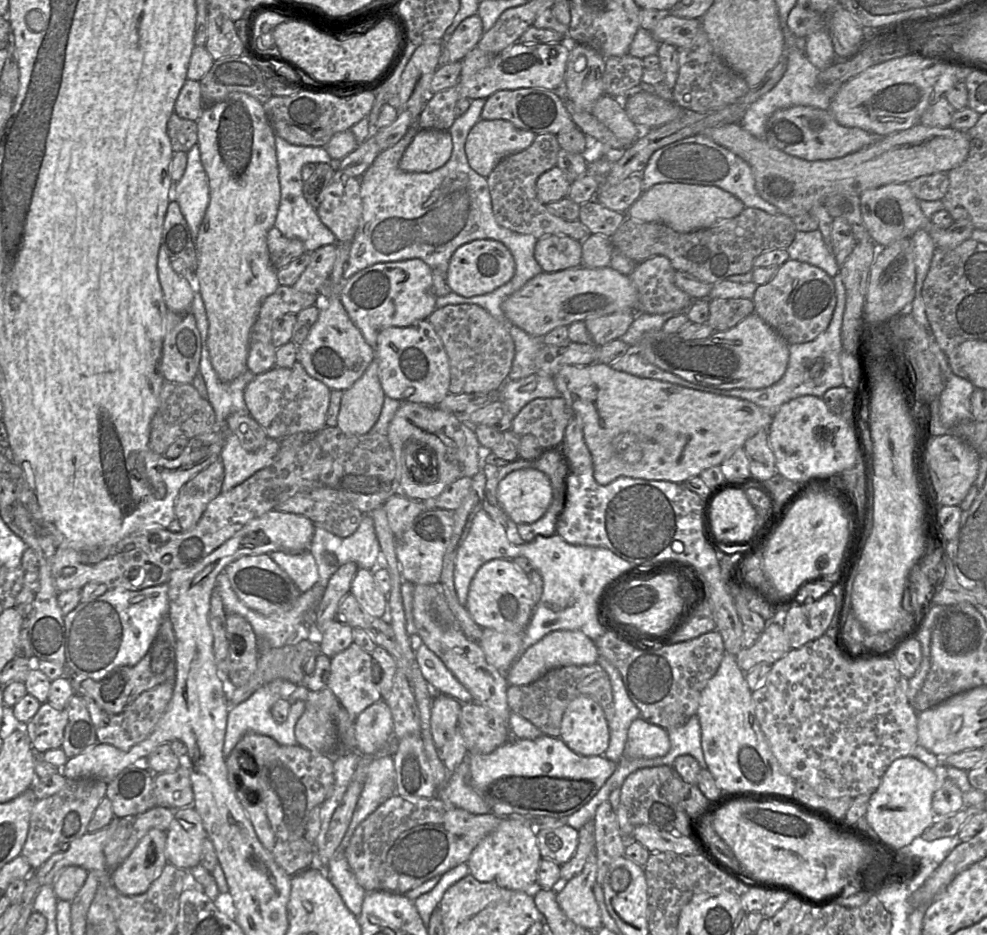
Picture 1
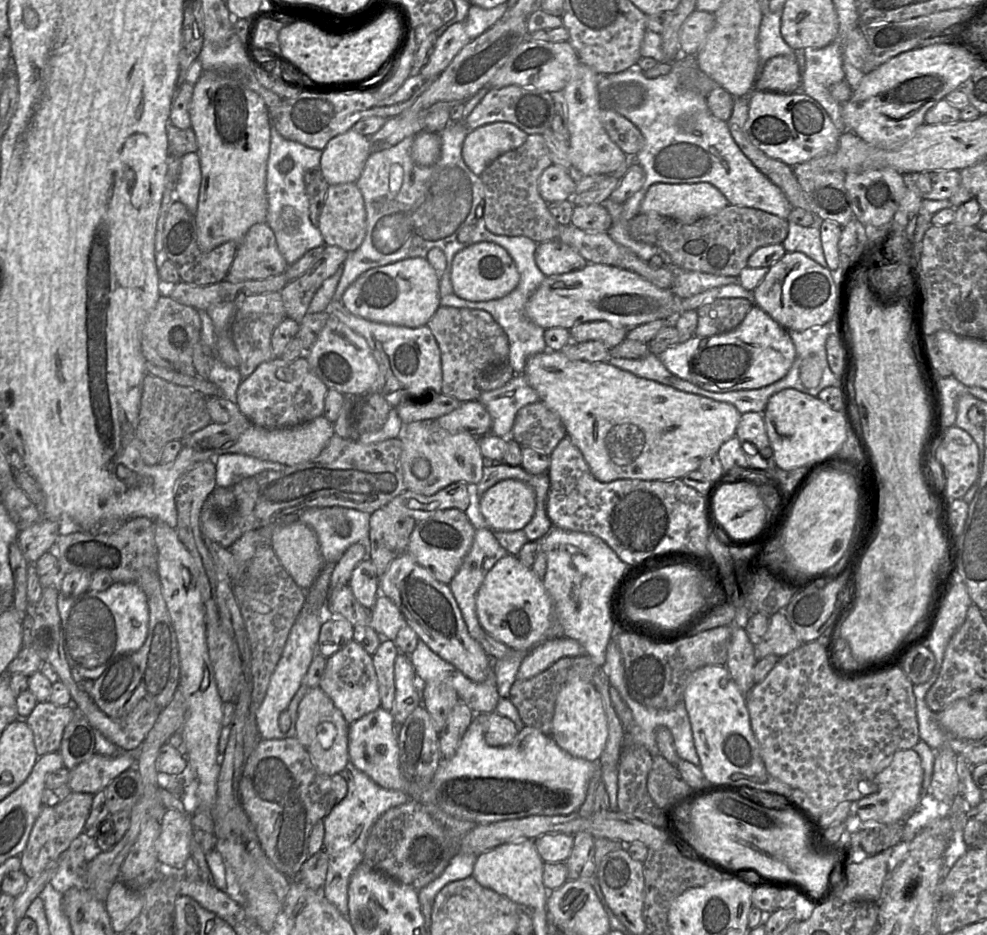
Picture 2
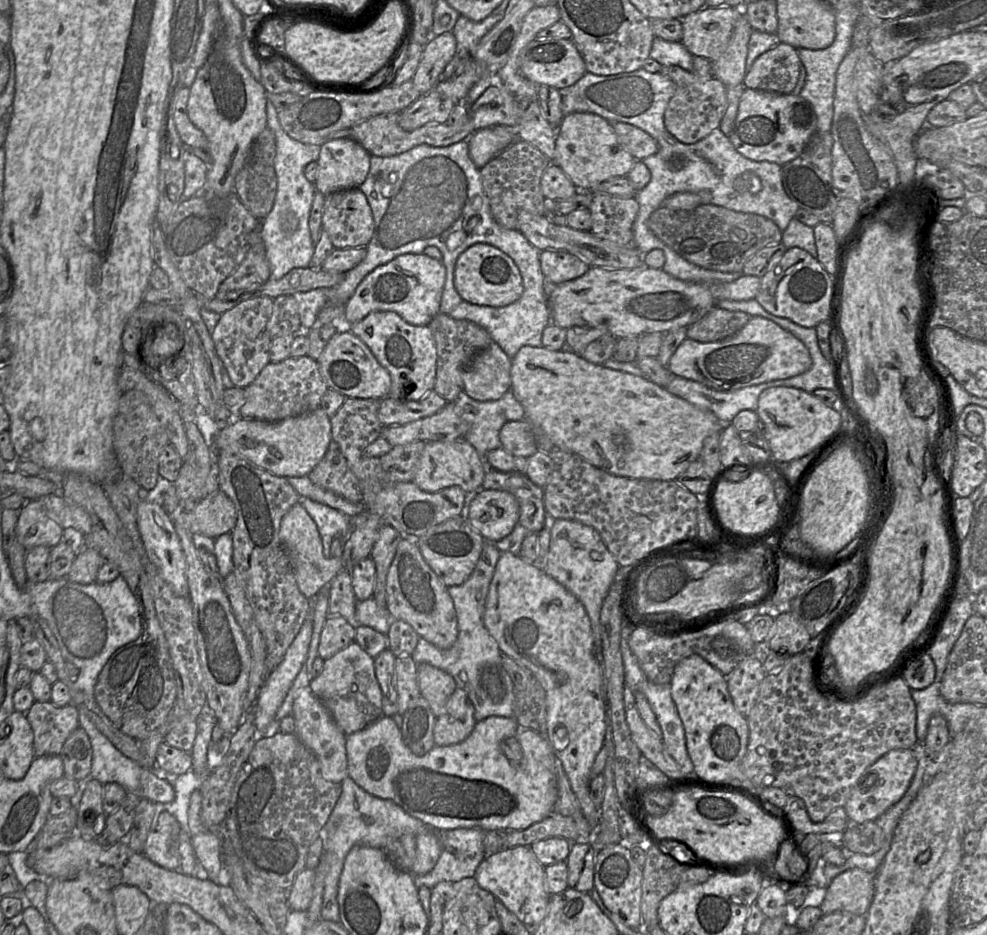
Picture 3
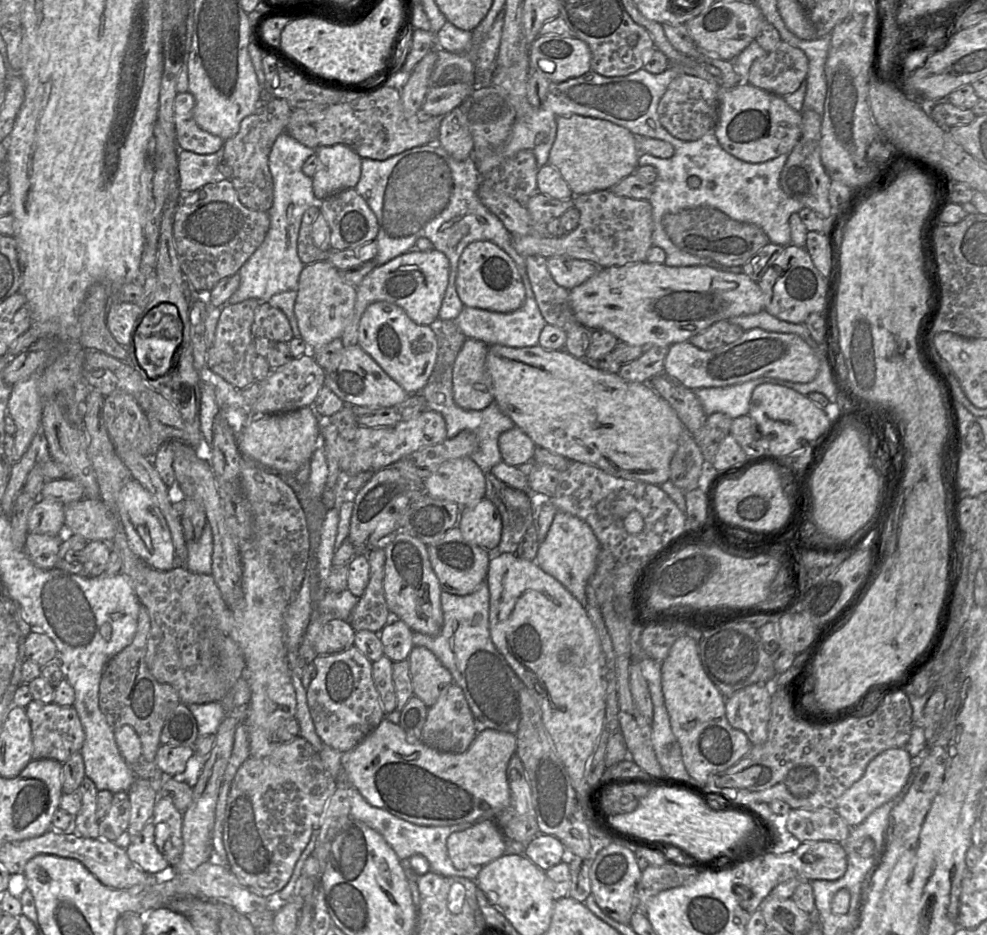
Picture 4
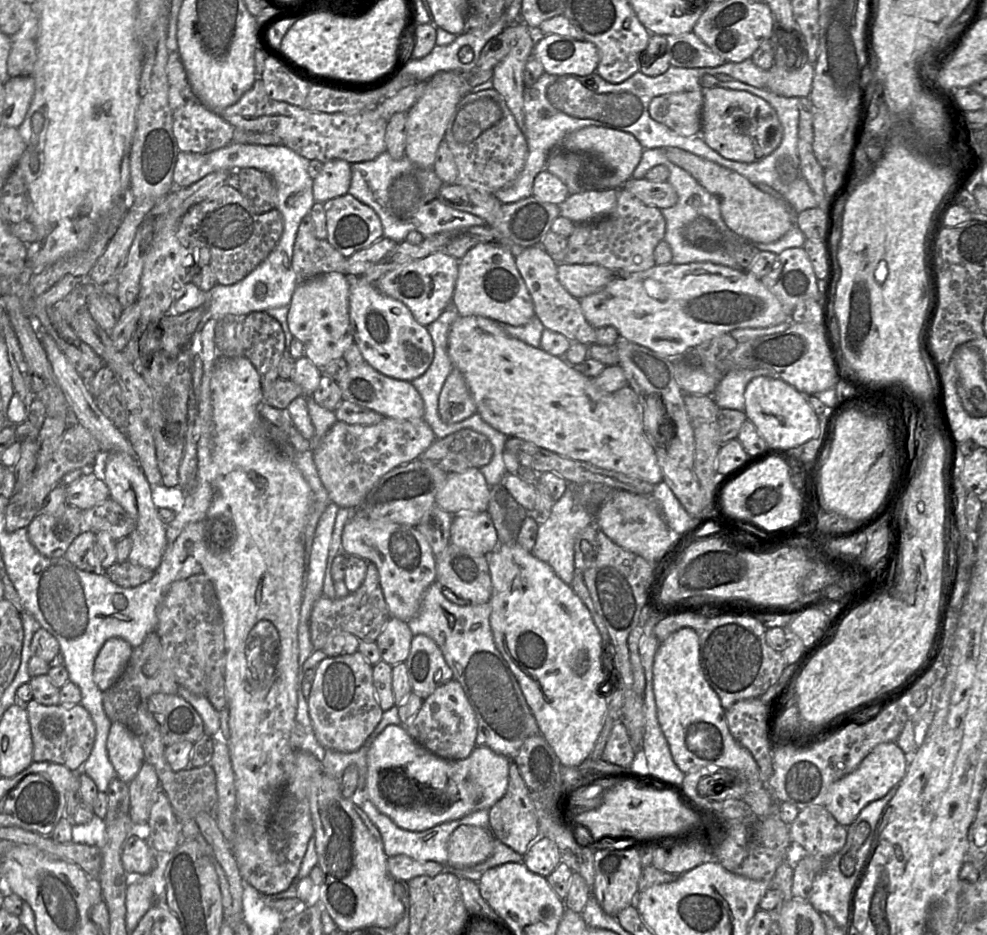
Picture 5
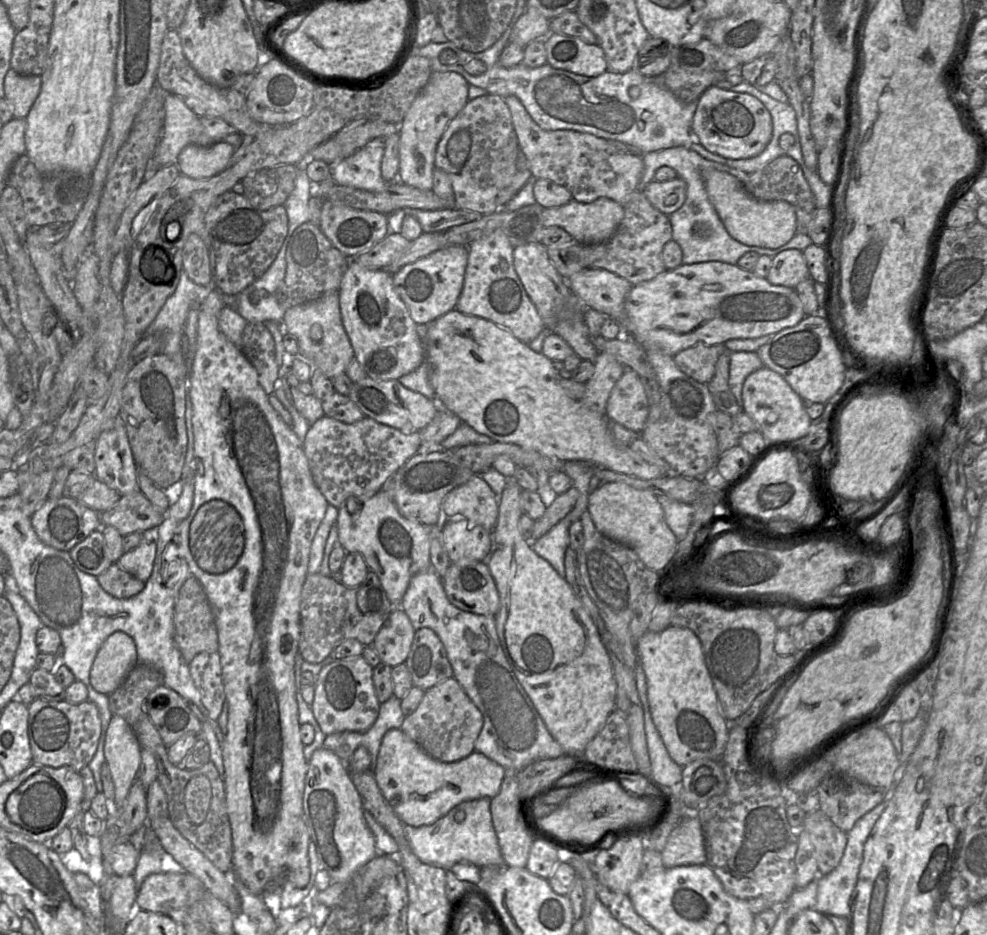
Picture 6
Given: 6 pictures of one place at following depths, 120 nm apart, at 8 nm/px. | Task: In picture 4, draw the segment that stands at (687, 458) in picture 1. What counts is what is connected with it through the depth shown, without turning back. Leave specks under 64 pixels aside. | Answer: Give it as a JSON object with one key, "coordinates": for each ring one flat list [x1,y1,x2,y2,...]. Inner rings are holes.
{"coordinates":[[491,345,486,356,494,402,499,409,535,443,570,461,602,469,627,480,662,485,670,479,670,463,685,429,671,405,649,383,630,382,617,373,601,371,587,359,578,359,565,350,547,350,539,345,513,348]]}

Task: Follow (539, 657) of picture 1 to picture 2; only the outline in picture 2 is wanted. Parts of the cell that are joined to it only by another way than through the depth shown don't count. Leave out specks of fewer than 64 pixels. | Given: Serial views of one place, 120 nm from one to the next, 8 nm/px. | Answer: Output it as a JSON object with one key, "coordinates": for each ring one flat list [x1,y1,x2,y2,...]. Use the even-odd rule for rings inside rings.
{"coordinates":[[549,637,527,652,517,672,517,679,532,678,561,658,583,654,584,649,578,641,566,637]]}

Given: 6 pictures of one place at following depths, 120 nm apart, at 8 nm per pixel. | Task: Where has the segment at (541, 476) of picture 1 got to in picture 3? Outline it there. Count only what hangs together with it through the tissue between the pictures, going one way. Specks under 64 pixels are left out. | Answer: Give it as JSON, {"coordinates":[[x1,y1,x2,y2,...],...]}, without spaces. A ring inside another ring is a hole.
{"coordinates":[[481,488,470,502,467,520,485,541,497,542,513,531,519,515,519,504,513,494]]}

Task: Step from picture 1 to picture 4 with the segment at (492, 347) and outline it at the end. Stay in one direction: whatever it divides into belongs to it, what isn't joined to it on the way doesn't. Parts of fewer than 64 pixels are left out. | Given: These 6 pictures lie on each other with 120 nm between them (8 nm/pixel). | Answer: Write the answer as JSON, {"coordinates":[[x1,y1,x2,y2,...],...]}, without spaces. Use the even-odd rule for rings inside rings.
{"coordinates":[[437,318,430,324,436,335,438,354,436,361,436,375,441,375,452,369,458,353,467,337,460,331,454,320,441,320]]}

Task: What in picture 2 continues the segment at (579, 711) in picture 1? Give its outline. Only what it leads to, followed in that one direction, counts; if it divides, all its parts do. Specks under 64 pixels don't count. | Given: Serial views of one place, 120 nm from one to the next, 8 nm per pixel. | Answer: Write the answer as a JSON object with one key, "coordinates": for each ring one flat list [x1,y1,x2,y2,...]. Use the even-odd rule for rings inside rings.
{"coordinates":[[570,679,561,688,555,703,551,737,571,756,599,762,608,738,608,726,600,694,590,681]]}

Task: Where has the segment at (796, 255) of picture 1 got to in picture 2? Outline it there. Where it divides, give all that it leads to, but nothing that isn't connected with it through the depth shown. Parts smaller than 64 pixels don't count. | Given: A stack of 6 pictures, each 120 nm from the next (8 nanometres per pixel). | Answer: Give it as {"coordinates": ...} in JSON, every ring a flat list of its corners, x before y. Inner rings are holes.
{"coordinates":[[788,222,788,234,781,244,785,252,801,252,823,268,828,268,817,225,803,227]]}

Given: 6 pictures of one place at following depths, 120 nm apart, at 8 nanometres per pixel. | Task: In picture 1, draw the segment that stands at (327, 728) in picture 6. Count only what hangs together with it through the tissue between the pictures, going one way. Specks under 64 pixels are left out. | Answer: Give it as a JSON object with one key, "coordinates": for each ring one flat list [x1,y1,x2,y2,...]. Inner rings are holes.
{"coordinates":[[355,642,331,658,326,687,354,718,382,699,373,678,372,655]]}

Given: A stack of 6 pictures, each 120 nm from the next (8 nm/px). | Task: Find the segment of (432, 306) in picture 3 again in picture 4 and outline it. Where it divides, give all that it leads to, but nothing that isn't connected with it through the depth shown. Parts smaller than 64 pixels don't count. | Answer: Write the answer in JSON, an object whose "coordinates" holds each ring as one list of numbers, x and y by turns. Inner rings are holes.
{"coordinates":[[416,249,402,254,388,263,377,266,368,274,362,282,356,287,356,303,351,321,346,326,342,334,344,348,358,345,358,327,361,317,367,307,374,302,386,301,401,307,409,318,418,325,430,326,437,318,448,286,450,273,450,262,444,253,433,249,429,252,420,252]]}

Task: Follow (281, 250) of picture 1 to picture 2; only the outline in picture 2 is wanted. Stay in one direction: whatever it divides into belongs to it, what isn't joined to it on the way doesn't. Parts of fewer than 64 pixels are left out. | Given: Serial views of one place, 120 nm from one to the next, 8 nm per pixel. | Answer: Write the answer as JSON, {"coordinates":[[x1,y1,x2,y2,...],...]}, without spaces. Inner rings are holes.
{"coordinates":[[266,223,253,225,238,245,234,261,224,280,241,282,280,275,288,268,273,230]]}

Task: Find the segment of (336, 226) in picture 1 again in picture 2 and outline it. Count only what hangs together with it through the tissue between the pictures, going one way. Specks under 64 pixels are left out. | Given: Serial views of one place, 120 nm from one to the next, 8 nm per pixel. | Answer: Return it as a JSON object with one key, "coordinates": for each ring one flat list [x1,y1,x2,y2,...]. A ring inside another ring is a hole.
{"coordinates":[[357,183,336,184,329,187,318,228,326,245,338,246,347,252,360,247,367,233,367,213,364,197]]}

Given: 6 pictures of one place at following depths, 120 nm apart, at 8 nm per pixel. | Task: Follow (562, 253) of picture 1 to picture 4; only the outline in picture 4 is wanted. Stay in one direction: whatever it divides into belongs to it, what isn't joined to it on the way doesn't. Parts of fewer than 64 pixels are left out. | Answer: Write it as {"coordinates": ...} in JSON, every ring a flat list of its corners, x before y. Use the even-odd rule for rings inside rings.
{"coordinates":[[551,257,547,268,557,285,570,291,594,276,599,268,586,260]]}

